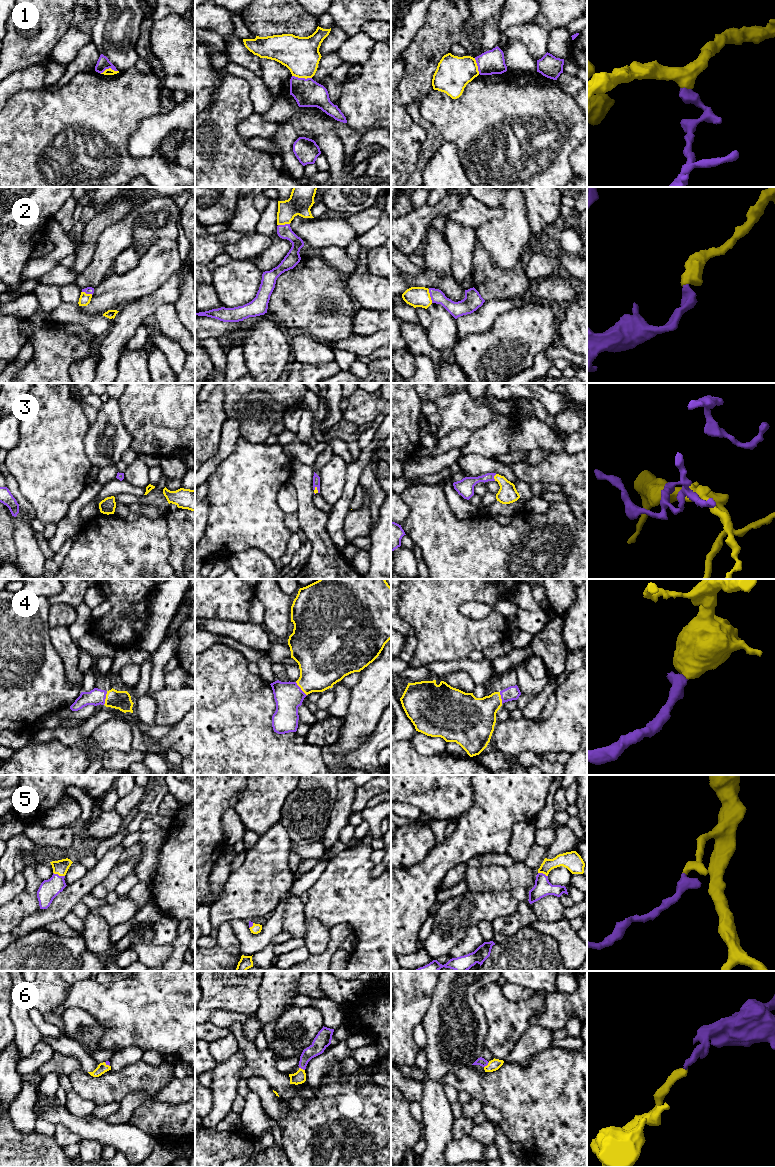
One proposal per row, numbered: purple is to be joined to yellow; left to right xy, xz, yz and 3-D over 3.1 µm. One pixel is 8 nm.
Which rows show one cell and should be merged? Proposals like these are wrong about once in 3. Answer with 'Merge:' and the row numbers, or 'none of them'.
Merge: 2, 3, 4, 5, 6

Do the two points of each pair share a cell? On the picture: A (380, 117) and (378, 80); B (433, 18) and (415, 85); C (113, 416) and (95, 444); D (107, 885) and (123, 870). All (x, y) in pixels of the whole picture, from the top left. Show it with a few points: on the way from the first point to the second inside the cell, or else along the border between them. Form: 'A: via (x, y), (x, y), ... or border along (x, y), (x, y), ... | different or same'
A: via (380, 108), (380, 89) | same
B: via (433, 35), (433, 41), (423, 54), (419, 68) | same
C: via (109, 423), (102, 432), (101, 437) | same
D: via (111, 881), (119, 873) | same

